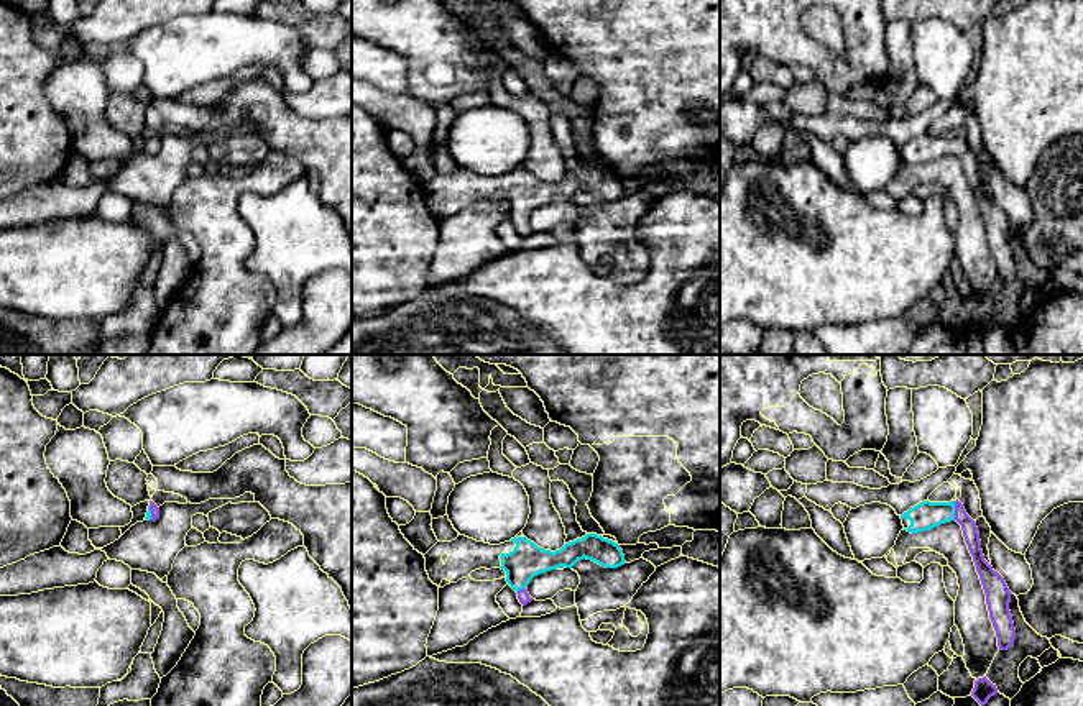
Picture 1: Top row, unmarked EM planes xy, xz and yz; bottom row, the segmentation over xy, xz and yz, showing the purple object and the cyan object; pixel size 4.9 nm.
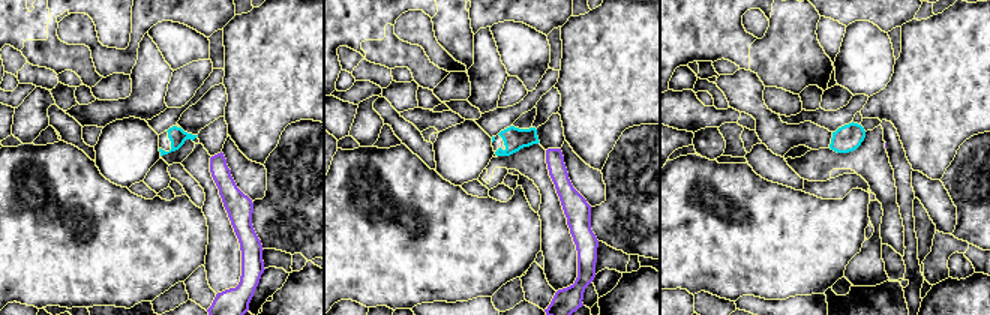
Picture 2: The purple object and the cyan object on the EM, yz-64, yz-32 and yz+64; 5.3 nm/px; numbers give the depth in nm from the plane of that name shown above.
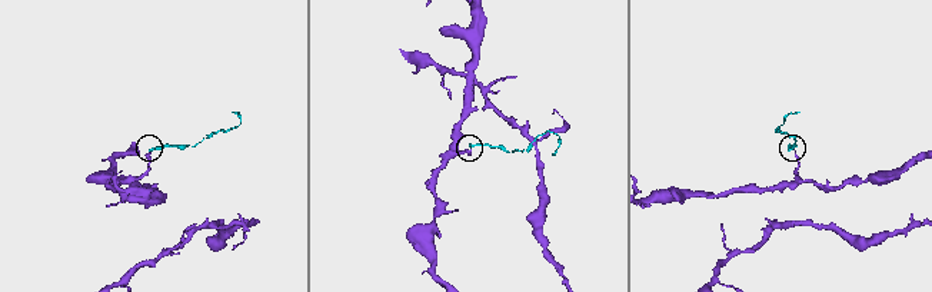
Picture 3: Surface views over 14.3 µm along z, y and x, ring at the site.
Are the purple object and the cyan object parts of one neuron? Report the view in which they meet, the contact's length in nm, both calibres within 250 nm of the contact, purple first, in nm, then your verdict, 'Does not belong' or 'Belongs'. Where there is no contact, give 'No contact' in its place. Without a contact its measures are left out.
Touches purple in yz. Shared border 100 nm. Thickness 80 nm (purple) against 140 nm. Belongs

